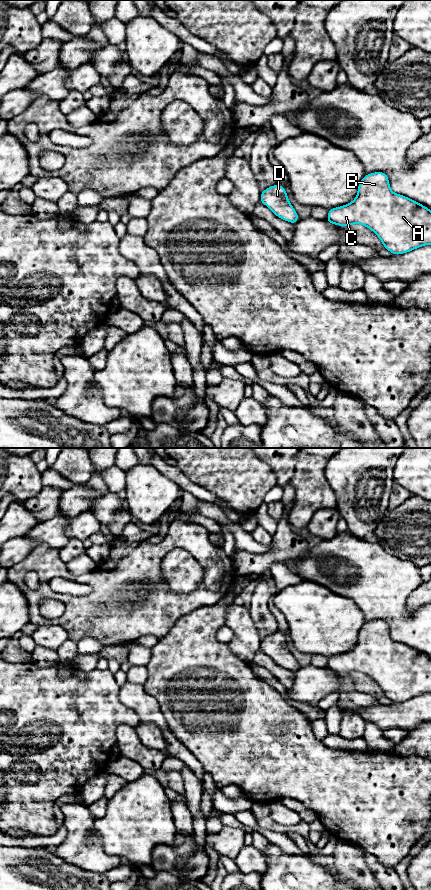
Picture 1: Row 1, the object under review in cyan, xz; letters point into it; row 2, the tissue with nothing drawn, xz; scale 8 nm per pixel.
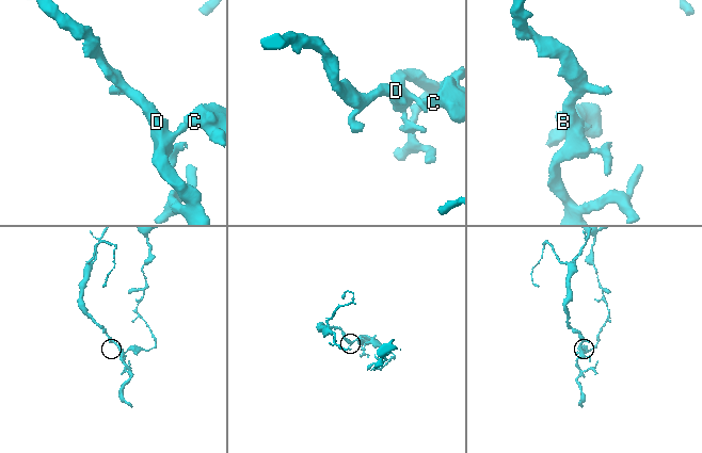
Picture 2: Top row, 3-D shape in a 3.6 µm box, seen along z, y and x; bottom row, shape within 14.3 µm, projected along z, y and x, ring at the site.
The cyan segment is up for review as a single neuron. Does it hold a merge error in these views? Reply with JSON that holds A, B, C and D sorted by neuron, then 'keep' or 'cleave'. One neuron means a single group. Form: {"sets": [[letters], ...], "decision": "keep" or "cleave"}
{"sets": [["A", "B", "C"], ["D"]], "decision": "cleave"}

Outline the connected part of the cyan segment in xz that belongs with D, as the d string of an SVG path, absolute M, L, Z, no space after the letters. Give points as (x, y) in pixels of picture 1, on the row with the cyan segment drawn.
M276 184L262 191L260 201L270 208L277 217L293 224L298 222L298 214L290 204L282 185Z

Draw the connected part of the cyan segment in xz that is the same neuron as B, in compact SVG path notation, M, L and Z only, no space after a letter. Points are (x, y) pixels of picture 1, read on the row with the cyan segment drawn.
M384 172L365 175L356 198L347 205L329 209L327 219L338 226L366 226L393 255L431 245L431 210L393 193Z

